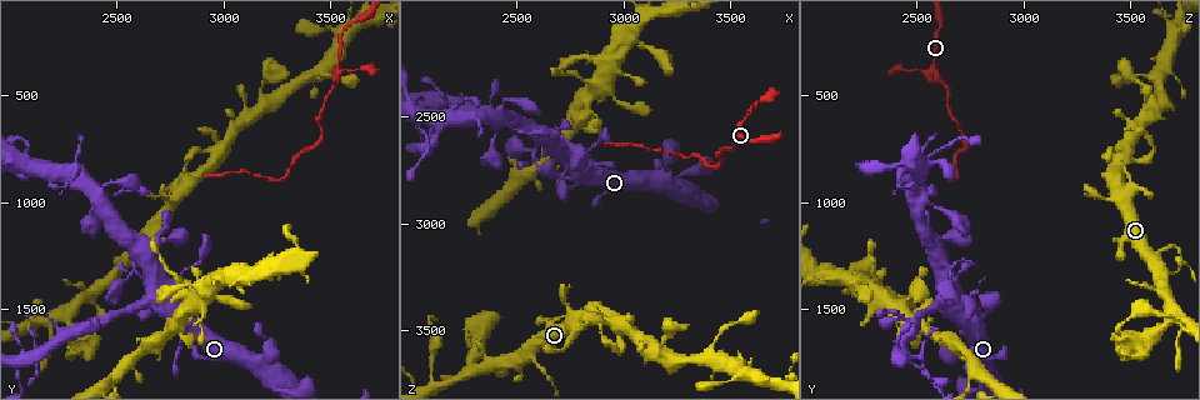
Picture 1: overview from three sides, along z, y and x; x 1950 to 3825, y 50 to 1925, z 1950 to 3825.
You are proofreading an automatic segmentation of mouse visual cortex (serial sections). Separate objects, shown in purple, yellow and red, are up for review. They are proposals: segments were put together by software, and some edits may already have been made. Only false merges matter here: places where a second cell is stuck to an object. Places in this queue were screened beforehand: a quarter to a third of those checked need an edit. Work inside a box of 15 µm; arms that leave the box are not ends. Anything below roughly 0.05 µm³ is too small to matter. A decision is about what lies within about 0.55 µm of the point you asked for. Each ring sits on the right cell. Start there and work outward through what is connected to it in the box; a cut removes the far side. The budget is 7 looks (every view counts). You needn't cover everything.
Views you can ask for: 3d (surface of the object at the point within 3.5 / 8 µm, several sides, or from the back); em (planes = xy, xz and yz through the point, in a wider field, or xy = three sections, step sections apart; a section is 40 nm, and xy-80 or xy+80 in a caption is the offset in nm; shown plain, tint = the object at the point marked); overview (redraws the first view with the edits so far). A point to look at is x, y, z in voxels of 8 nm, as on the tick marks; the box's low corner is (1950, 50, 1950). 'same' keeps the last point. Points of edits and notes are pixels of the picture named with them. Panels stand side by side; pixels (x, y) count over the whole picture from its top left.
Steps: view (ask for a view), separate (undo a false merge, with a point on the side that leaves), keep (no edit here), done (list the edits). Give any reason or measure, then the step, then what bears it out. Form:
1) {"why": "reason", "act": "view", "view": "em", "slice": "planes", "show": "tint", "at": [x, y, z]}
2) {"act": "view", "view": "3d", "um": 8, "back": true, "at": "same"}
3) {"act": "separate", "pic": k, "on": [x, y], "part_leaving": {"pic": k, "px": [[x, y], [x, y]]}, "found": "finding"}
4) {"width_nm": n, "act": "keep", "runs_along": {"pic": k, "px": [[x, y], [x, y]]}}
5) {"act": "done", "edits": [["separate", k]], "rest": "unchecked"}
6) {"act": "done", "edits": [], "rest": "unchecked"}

{"why": "a fork", "act": "view", "view": "3d", "um": 3.5, "at": [2850, 900, 3430]}

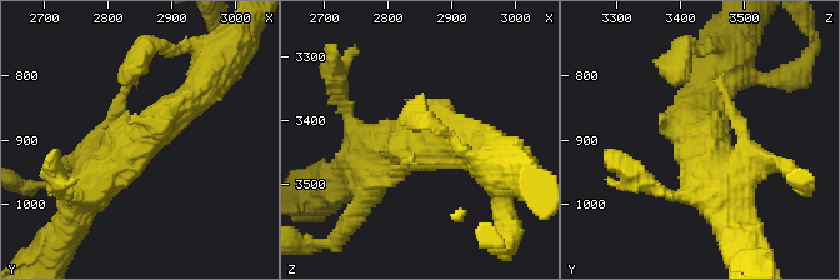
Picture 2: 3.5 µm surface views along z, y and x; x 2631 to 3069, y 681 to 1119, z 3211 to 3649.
{"act": "view", "view": "em", "slice": "xy", "step": 2, "show": "tint", "at": [2855, 900, 3440]}

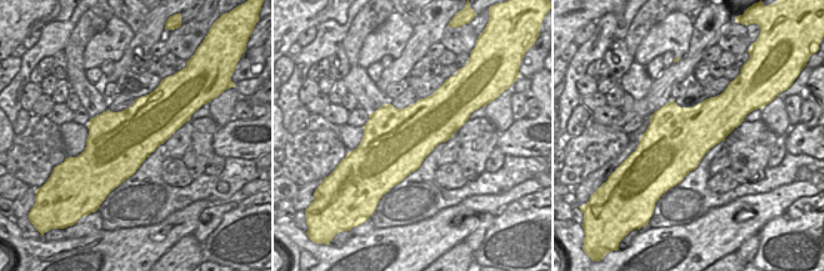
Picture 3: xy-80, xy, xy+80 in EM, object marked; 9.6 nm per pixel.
{"act": "keep", "runs_along": {"pic": 2, "px": [[80, 196], [206, 81]]}, "found": "all the same cell"}

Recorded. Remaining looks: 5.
{"why": "narrows sharply", "act": "view", "view": "3d", "um": 3.5, "at": [2770, 1530, 2800]}

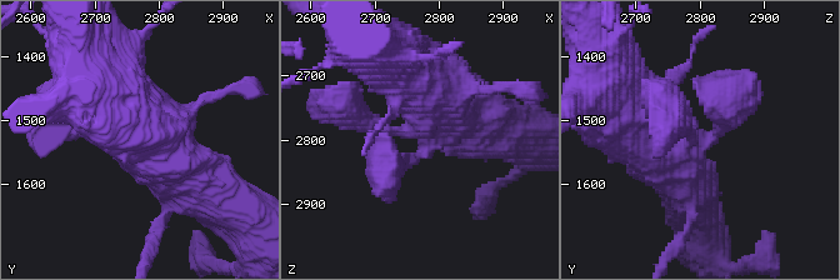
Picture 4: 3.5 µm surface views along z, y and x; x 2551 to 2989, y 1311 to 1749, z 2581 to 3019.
{"why": "shape alone is not enough", "act": "view", "view": "em", "slice": "xy", "step": 2, "show": "tint", "at": [2780, 1535, 2795]}

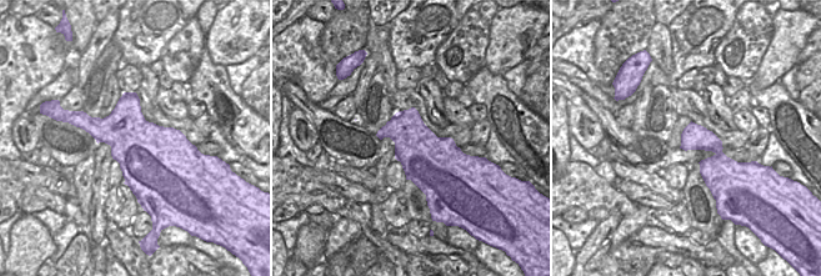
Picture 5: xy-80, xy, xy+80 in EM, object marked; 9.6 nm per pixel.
{"act": "keep", "runs_along": {"pic": 4, "px": [[224, 200], [143, 150], [116, 100]]}, "found": "continuous, no second cell"}

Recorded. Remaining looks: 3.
{"why": "a narrow waist", "act": "view", "view": "3d", "um": 3.5, "at": [2540, 950, 2580]}

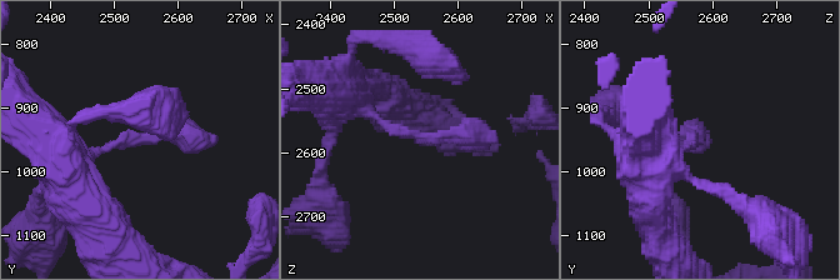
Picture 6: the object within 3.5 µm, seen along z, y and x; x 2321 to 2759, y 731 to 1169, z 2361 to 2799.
{"why": "now the EM", "act": "view", "view": "em", "slice": "planes", "show": "tint", "at": [2550, 950, 2575]}

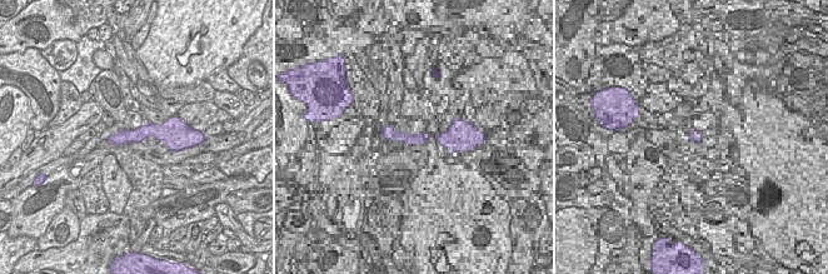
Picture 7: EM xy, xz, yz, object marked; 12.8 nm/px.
{"width_nm": 190, "act": "keep", "runs_along": {"pic": 6, "px": [[340, 86], [405, 135], [496, 141]]}, "found": "continuous, no second cell"}

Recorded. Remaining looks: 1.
{"act": "done", "edits": [], "rest": "unchecked"}

